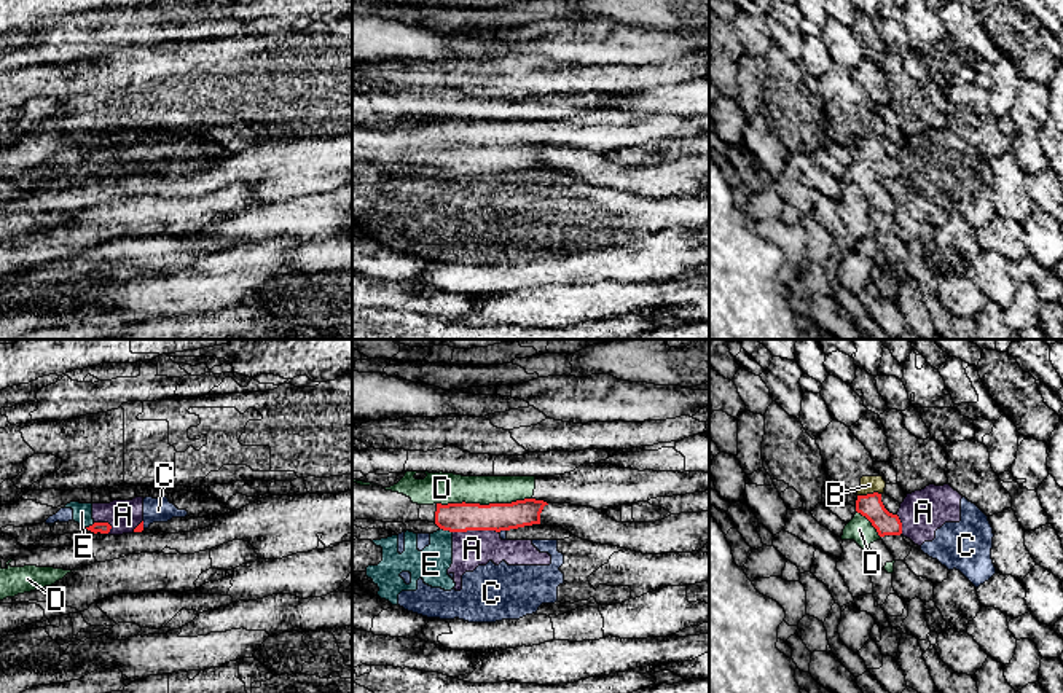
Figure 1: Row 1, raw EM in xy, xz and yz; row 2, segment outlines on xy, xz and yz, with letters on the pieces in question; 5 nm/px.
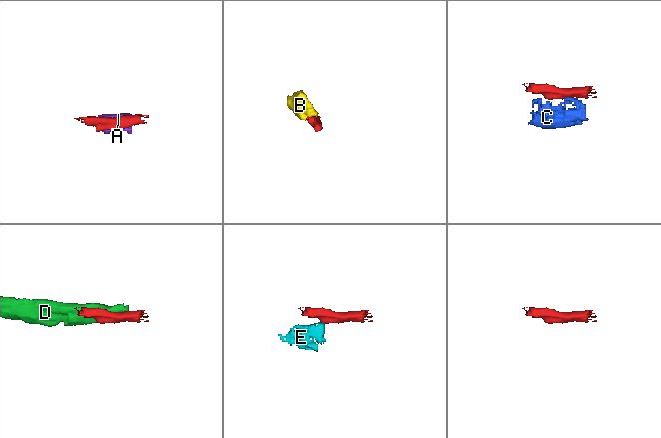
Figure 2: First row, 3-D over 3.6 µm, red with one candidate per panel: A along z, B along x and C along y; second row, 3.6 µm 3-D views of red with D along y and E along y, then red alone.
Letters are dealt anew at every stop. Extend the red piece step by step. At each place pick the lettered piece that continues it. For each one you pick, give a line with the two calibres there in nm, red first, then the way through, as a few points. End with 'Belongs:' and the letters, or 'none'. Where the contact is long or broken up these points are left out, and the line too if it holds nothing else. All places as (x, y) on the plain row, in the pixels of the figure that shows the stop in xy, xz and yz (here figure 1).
Belongs: none

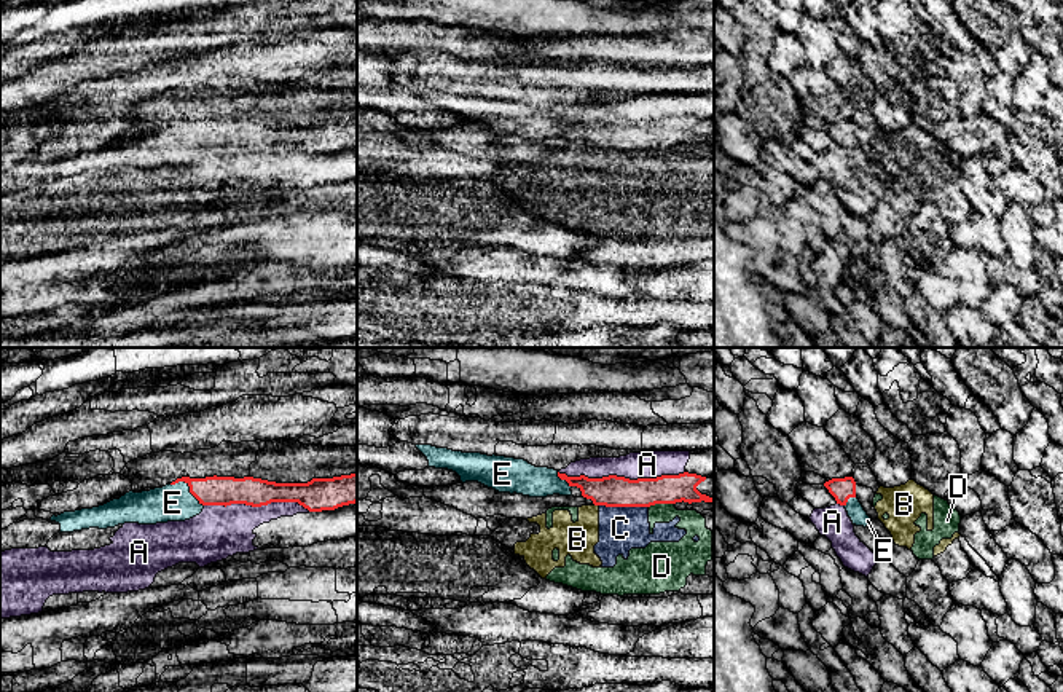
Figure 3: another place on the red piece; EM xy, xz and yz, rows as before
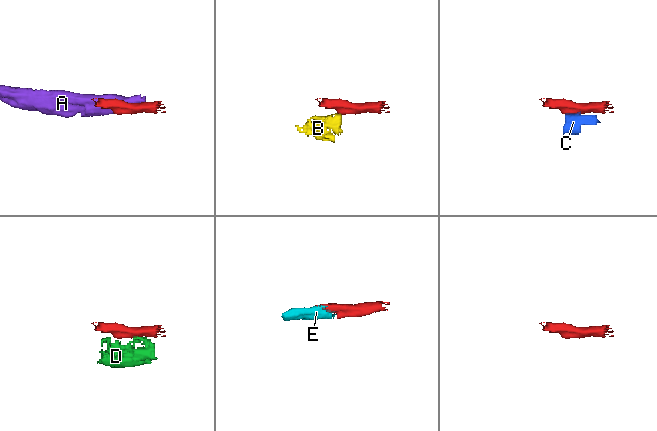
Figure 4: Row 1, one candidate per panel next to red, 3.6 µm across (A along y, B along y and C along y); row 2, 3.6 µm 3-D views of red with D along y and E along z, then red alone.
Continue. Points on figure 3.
E: 140/190 nm | across xy (214, 133), (188, 128), (172, 145)
Belongs: E

